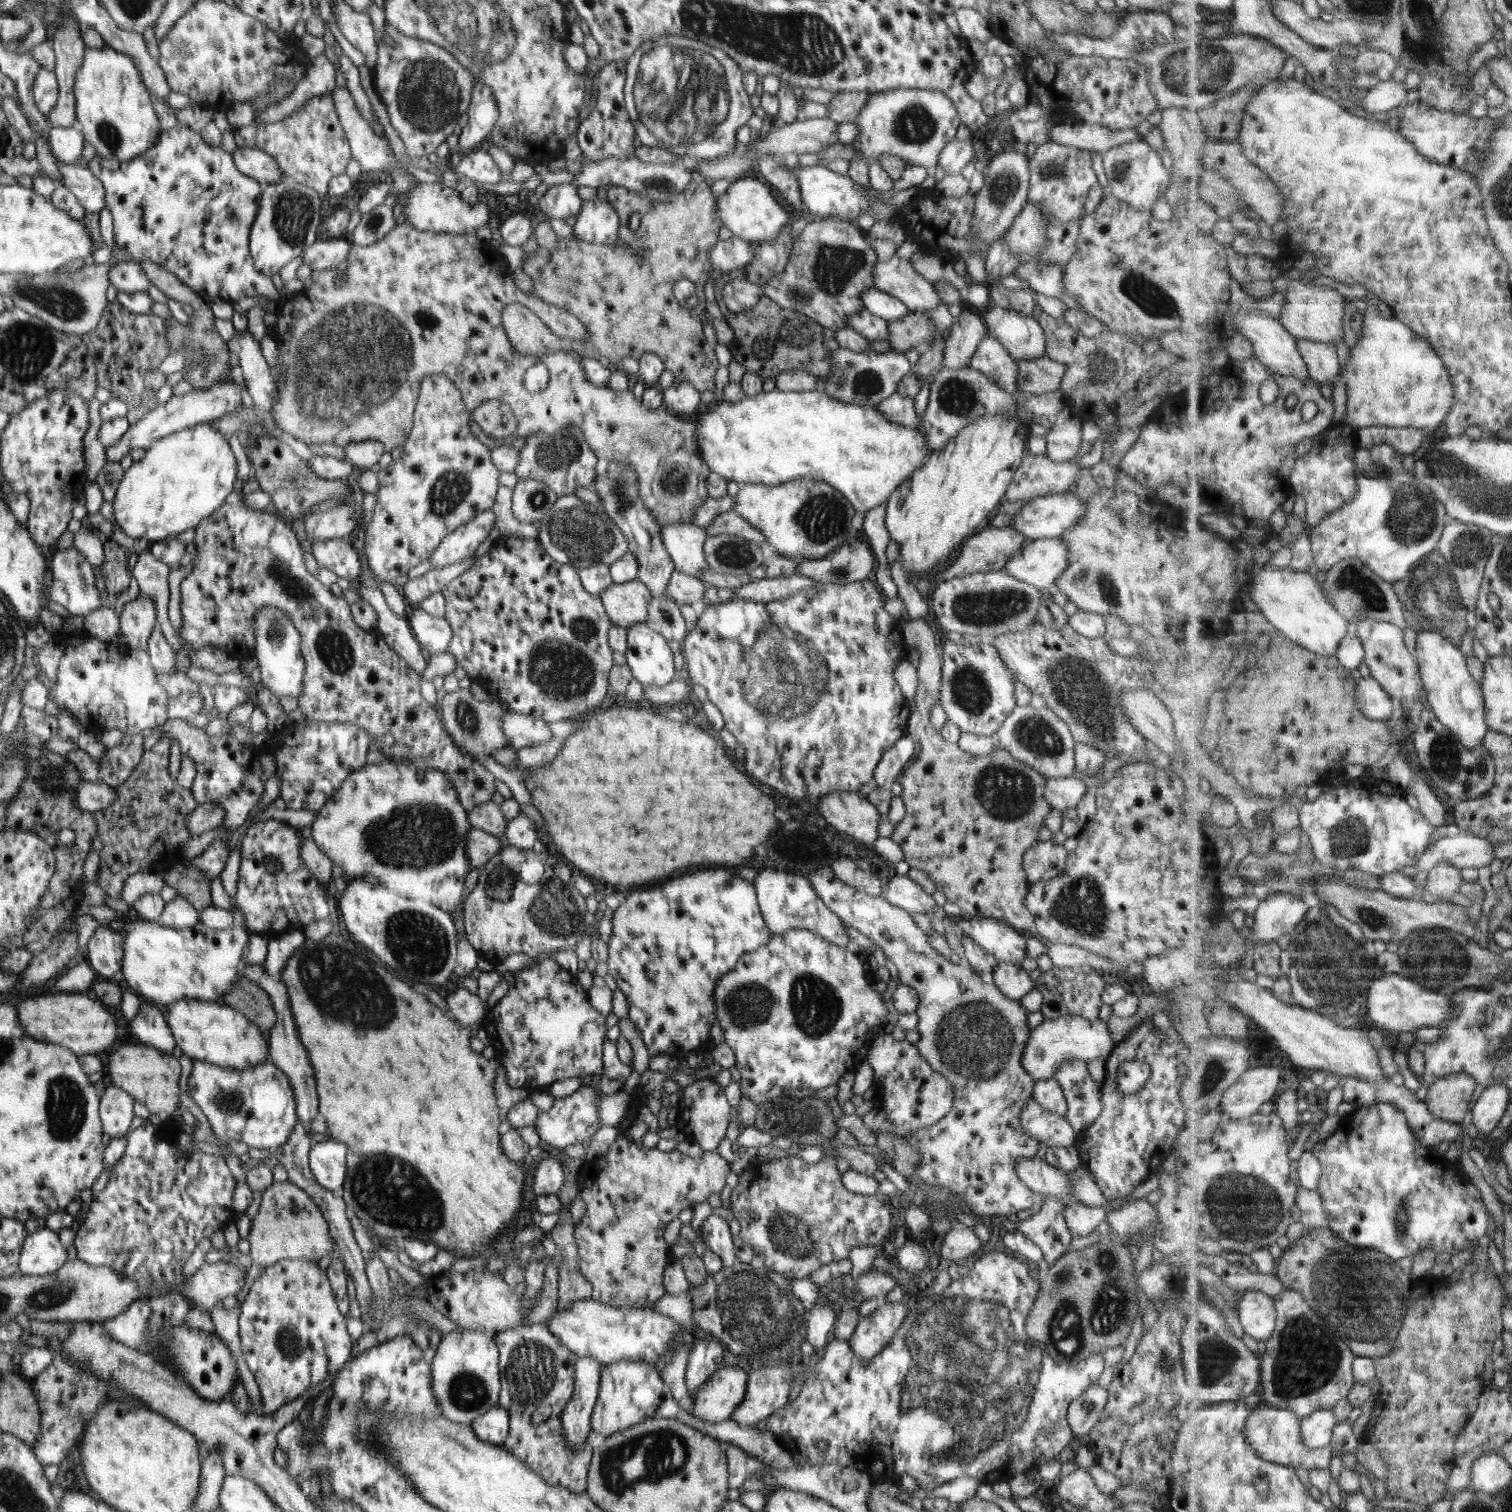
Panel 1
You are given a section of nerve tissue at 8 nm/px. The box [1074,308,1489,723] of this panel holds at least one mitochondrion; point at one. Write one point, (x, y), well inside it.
(1412, 519)

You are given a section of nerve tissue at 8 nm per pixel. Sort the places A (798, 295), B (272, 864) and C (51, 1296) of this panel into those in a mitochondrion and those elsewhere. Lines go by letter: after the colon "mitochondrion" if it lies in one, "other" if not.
A: mitochondrion
B: mitochondrion
C: mitochondrion

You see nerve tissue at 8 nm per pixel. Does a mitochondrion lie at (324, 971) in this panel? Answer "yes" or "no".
yes

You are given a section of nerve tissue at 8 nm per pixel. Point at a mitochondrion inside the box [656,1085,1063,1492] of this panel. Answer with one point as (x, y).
(962, 1365)

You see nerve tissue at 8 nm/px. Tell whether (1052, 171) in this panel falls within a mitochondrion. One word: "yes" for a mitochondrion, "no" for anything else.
yes

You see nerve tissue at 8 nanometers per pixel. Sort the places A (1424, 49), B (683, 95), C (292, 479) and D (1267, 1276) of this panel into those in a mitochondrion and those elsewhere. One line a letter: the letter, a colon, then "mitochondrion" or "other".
A: other
B: mitochondrion
C: mitochondrion
D: other

